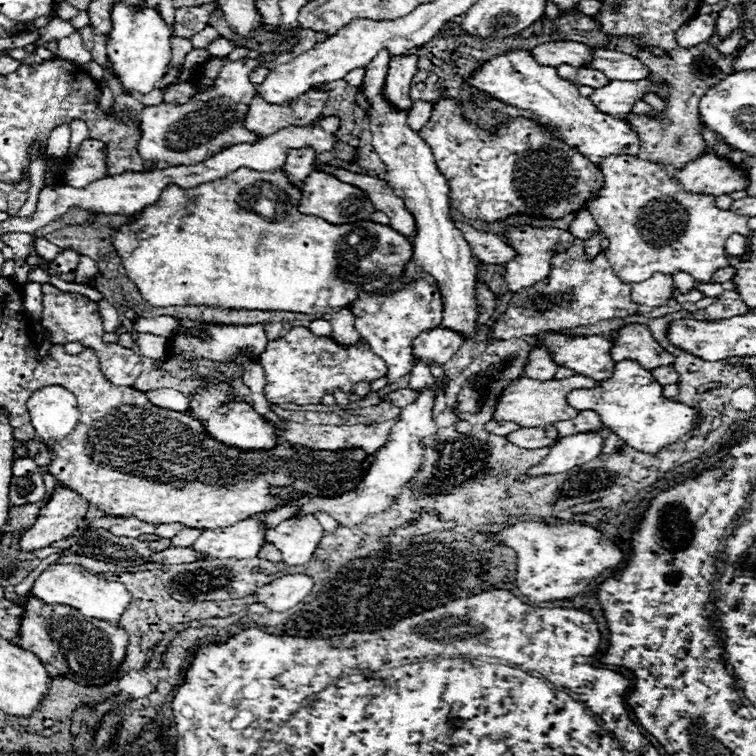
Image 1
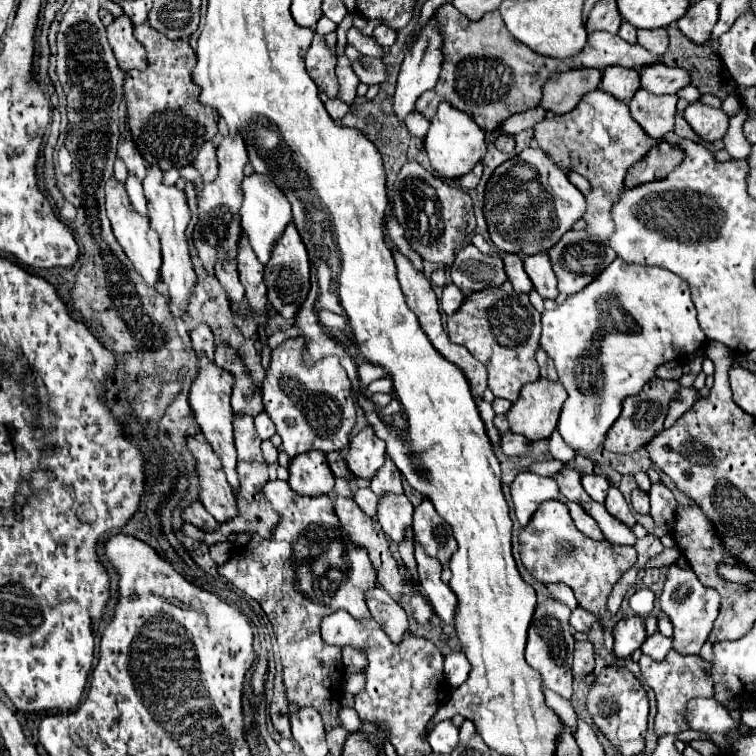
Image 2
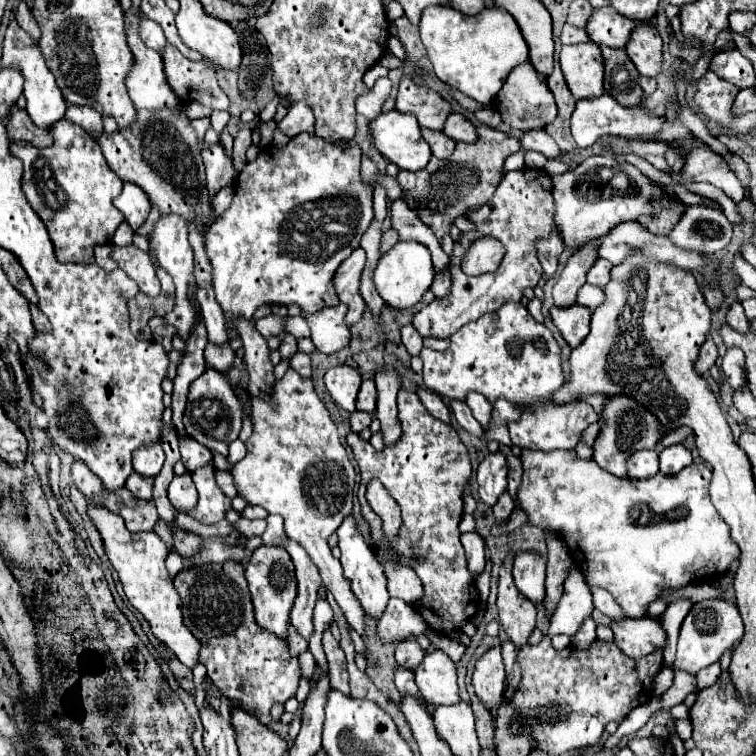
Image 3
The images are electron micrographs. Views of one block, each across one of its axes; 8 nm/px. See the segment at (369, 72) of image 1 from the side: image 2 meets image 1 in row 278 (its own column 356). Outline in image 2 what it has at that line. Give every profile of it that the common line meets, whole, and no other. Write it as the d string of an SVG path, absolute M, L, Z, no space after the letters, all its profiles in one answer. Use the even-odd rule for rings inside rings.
M364 428L352 436L344 460L356 478L372 478L386 460L386 446L372 428Z

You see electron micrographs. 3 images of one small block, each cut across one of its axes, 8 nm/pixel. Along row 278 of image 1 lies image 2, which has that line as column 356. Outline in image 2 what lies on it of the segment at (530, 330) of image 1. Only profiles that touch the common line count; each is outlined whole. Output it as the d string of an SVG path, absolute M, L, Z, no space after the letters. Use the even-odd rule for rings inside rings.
M270 480L264 486L264 496L280 512L280 522L272 530L272 536L260 538L254 534L246 546L234 548L230 560L218 566L218 572L262 606L280 646L288 700L300 708L314 706L322 714L326 732L330 732L340 726L338 712L344 692L340 684L344 678L344 664L342 648L322 642L320 622L336 610L346 610L358 620L370 618L364 594L376 586L376 570L366 550L342 534L334 504L326 494L306 498L294 494L288 482ZM328 544L338 546L328 548ZM340 544L348 544L346 556ZM332 548L338 550L330 552Z

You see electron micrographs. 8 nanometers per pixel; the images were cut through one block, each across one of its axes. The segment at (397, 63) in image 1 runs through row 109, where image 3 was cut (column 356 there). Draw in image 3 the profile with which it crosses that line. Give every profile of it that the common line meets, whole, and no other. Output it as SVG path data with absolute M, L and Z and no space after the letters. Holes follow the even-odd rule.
M362 380L362 386L360 386L358 398L356 398L356 410L374 414L374 410L376 410L376 386L374 386L374 380Z

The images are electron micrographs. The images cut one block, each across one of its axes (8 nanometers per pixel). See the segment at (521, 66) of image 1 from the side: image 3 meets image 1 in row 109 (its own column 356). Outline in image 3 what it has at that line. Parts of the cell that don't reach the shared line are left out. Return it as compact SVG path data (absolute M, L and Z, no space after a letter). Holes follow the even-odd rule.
M352 514L344 518L344 522L336 530L336 534L338 534L338 540L340 540L338 542L338 548L342 550L340 562L342 562L342 568L344 568L344 576L352 582L352 592L360 600L362 608L366 610L366 614L370 614L374 618L380 618L382 612L384 612L384 606L386 606L386 602L390 598L388 596L388 590L386 590L386 576L384 576L382 566L378 564L372 548L368 546L366 538L358 530L358 524L356 524L356 520L354 520Z

